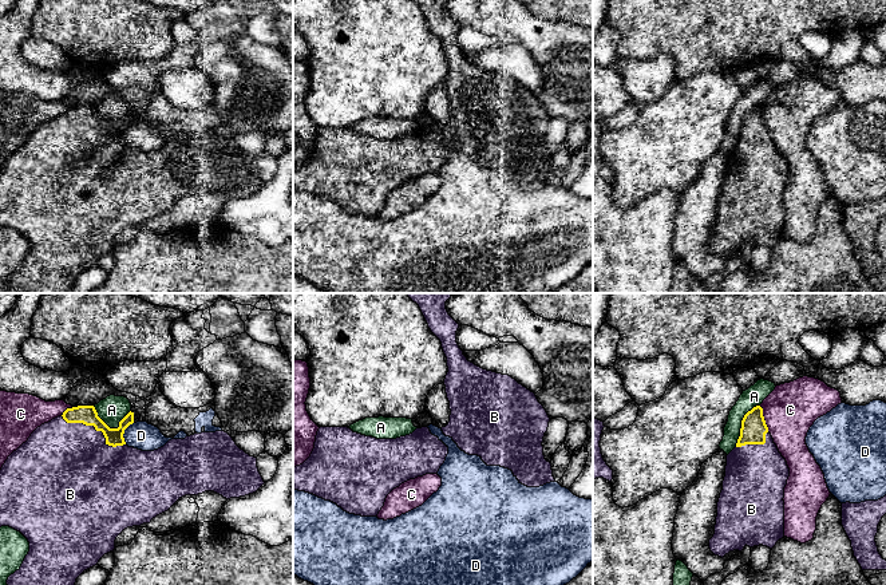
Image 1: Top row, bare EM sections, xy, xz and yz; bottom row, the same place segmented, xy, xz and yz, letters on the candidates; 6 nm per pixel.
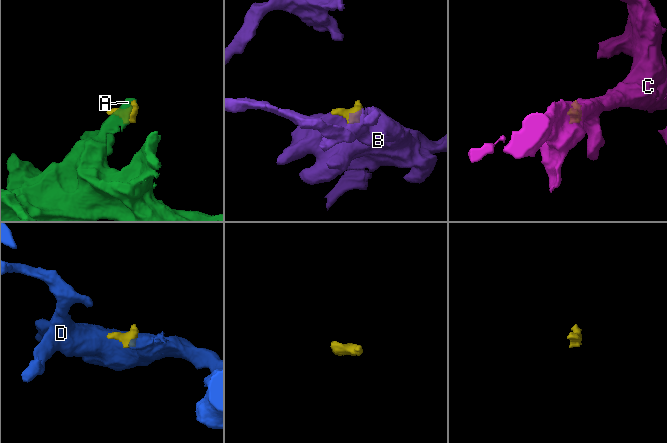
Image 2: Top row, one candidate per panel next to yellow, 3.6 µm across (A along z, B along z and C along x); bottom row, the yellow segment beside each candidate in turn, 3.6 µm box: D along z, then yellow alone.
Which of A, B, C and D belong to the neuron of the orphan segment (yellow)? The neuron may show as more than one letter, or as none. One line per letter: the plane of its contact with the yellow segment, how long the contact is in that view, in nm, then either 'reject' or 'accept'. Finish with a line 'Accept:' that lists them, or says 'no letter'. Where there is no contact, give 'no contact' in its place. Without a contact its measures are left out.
A: contact in xy; length 240 nm; reject
B: contact in xy; length 440 nm; accept
C: contact in yz; length 170 nm; reject
D: contact in xy; length 140 nm; reject
Accept: B

